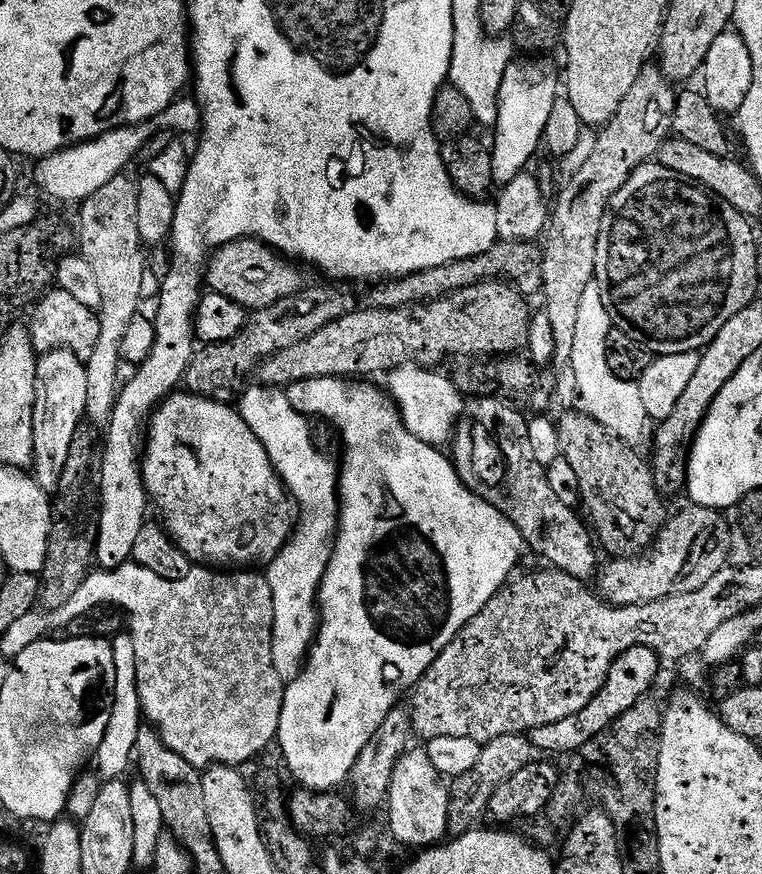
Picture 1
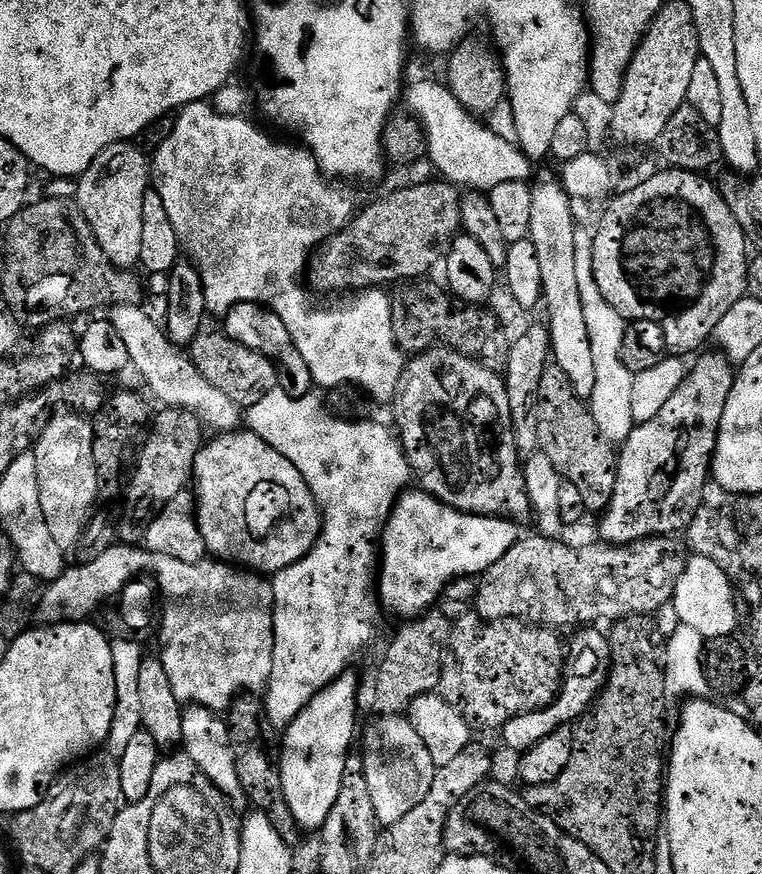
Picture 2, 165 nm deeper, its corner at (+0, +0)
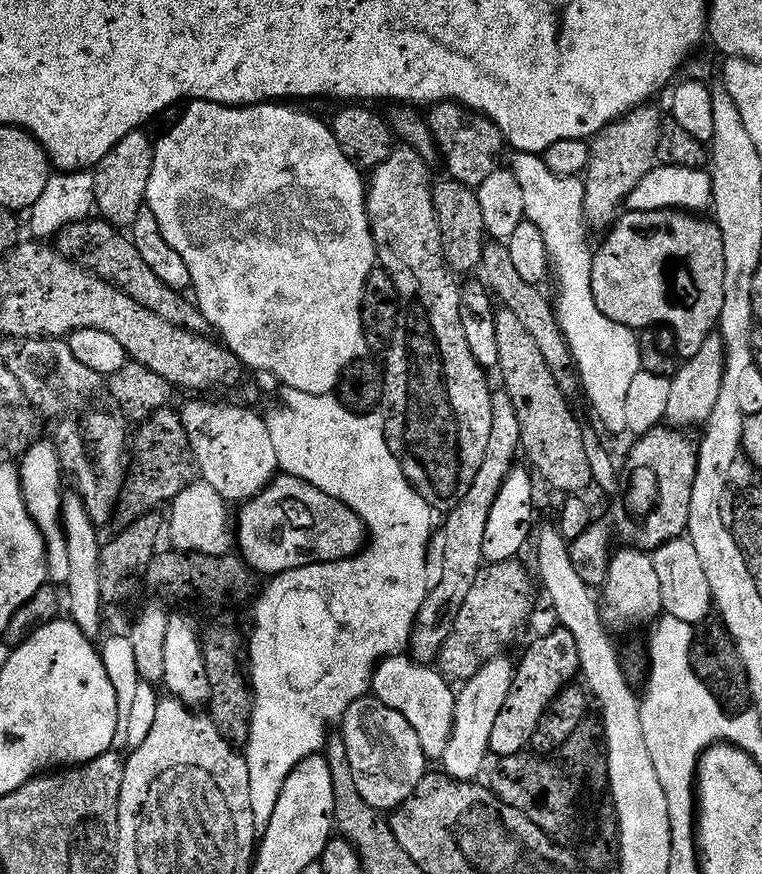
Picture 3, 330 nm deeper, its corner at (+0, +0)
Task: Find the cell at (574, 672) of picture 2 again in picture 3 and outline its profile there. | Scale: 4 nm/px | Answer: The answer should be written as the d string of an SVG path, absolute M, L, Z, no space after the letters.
M559 626L553 628L553 632L548 632L541 640L534 641L525 650L520 664L518 660L518 663L515 665L510 694L506 694L506 706L502 706L502 710L498 710L498 719L494 721L494 731L490 734L488 751L493 757L513 756L525 751L531 745L534 730L538 730L538 722L545 710L550 706L550 702L554 702L557 694L575 681L572 679L577 679L580 663L578 662L578 646L574 643L574 636L567 632L565 628Z

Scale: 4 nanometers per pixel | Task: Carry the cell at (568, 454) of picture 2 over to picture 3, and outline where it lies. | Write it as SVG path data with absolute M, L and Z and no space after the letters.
M506 310L497 311L496 338L498 372L504 375L503 391L514 402L514 414L518 414L520 447L523 455L528 455L527 463L539 479L541 476L550 487L563 494L583 493L583 488L592 484L590 461L586 459L586 446L582 446L584 428L576 421L568 406L569 399L558 386L550 366L546 366L546 358L542 358L538 346L534 346L534 338L526 334L526 326Z

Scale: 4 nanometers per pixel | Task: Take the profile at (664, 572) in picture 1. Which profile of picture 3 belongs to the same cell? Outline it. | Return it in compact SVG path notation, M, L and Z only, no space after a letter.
M516 560L489 563L481 568L478 578L474 578L474 587L466 602L462 602L462 610L458 610L452 620L452 633L440 651L439 671L452 682L474 678L478 662L507 653L531 616L532 580L527 570Z

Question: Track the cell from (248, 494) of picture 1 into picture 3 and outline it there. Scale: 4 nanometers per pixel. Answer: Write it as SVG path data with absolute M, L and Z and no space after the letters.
M277 475L259 496L243 501L241 508L244 509L240 512L240 528L238 524L239 555L255 573L268 578L311 564L349 560L366 547L362 518L350 506L330 498L330 494L322 494L318 486L310 486L302 478Z

